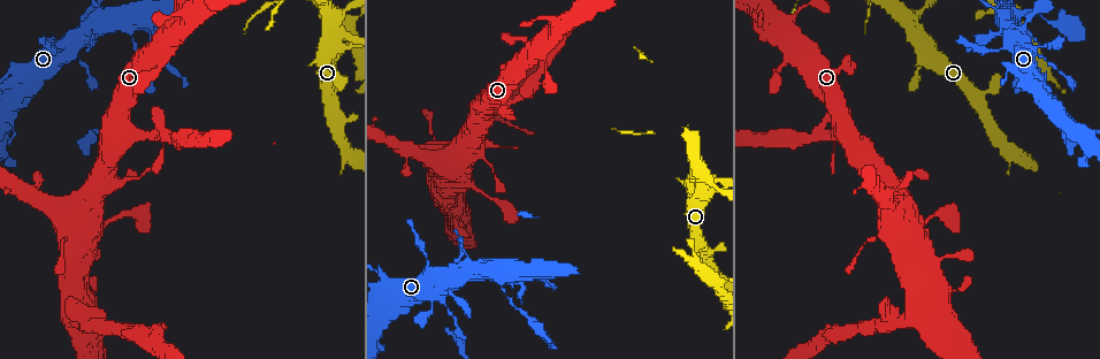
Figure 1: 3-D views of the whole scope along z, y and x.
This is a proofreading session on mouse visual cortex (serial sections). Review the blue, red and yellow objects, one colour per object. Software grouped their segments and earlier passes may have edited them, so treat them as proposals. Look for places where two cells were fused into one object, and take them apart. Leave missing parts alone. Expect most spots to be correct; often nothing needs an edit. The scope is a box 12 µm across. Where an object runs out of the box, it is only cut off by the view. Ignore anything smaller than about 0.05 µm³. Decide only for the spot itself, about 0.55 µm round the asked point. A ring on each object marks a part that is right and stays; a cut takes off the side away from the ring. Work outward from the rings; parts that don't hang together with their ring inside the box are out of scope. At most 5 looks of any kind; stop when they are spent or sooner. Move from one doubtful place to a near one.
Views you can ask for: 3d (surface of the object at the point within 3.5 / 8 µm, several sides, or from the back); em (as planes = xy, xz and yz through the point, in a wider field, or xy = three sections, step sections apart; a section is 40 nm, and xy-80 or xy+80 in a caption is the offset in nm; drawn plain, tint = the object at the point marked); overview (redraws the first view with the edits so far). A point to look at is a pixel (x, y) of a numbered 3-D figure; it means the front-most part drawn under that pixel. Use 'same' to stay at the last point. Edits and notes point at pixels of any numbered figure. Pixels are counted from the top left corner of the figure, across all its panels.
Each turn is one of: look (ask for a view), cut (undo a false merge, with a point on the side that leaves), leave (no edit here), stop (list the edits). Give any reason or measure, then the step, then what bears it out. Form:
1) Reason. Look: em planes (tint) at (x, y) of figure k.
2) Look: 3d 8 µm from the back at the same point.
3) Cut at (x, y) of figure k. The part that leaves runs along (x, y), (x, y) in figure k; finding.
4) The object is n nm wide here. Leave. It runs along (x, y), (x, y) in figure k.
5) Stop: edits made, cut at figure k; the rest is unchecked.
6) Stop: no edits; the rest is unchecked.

Abrupt turn. Look: 3d 3.5 µm at (331, 72) of figure 1.

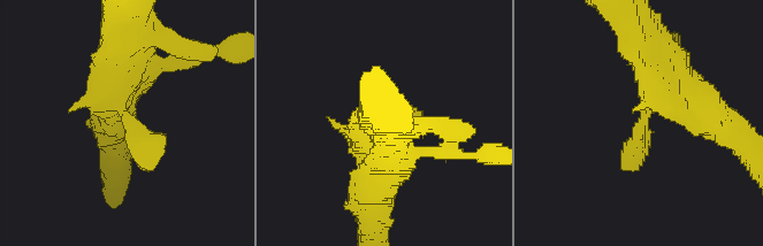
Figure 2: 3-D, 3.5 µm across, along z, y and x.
Look: em xy step 2 (tint) at (125, 120) of figure 2.

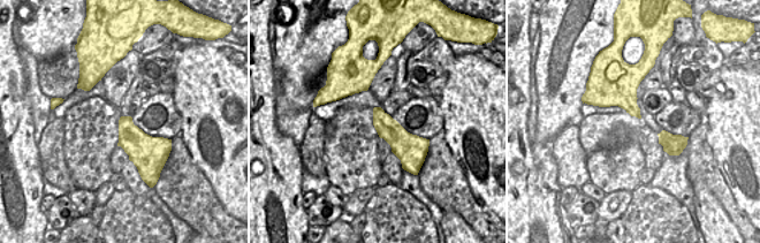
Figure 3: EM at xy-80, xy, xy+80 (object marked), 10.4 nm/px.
Leave. It runs along (695, 99), (660, 99), (627, 166) in figure 2; continuous, no second cell.

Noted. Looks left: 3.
Abrupt turn. Look: 3d 8 µm at (819, 134) of figure 1.

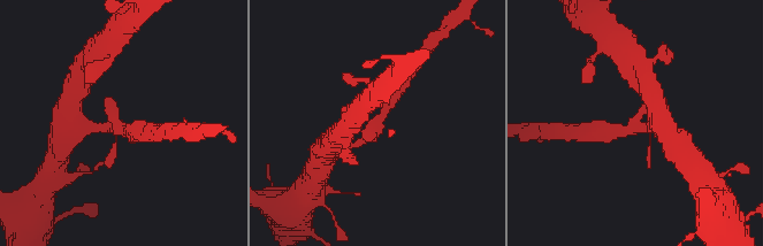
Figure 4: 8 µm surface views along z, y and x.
Look: 3d 3.5 µm at (116, 126) of figure 4.

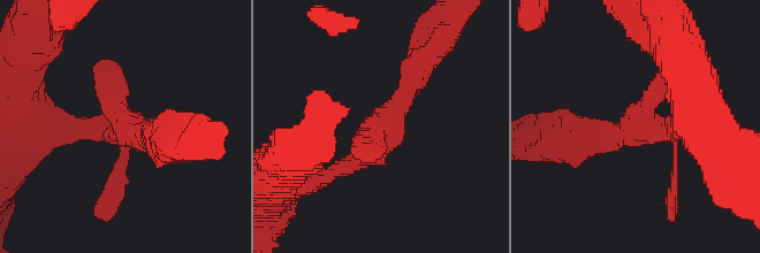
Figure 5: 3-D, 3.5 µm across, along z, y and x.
Look: em xy step 5 (tint) at (124, 128) of figure 5.

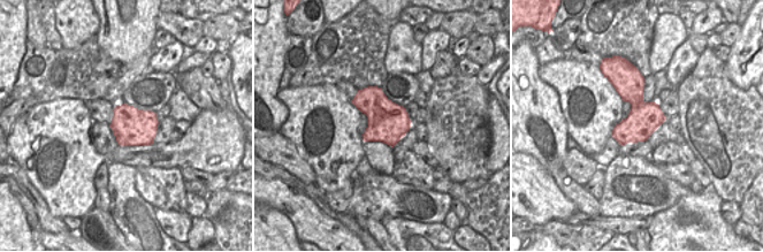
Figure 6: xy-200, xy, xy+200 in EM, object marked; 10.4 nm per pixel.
Leave. It runs along (327, 176), (377, 150), (419, 67) in figure 5; all the same cell.

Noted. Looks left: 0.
Stop: no edits; the rest is unchecked.

